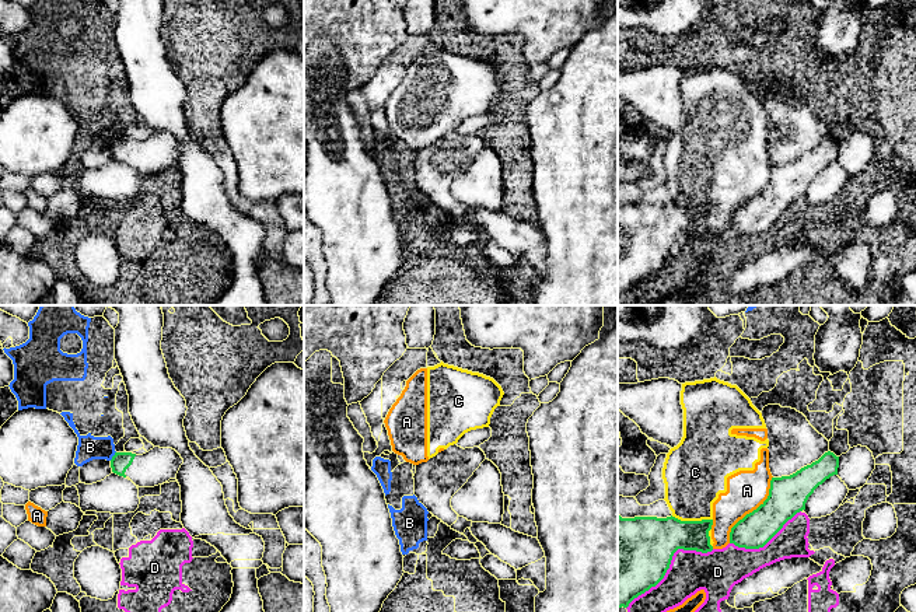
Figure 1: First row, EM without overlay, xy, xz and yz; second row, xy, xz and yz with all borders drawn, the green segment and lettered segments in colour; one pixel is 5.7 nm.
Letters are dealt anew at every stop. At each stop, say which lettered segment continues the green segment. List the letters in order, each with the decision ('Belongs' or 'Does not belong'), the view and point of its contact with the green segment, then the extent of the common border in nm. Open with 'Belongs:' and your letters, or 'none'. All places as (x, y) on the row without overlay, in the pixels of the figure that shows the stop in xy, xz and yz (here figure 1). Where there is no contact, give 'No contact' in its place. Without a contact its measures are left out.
Belongs: none
A: Does not belong. Touches green at yz (754, 196). Shared border 460 nm
B: Does not belong. Touches green at xy (114, 142). Shared border 70 nm
C: Does not belong. Touches green at yz (692, 207). Shared border 240 nm
D: Does not belong. Touches green at yz (670, 249). Shared border 600 nm

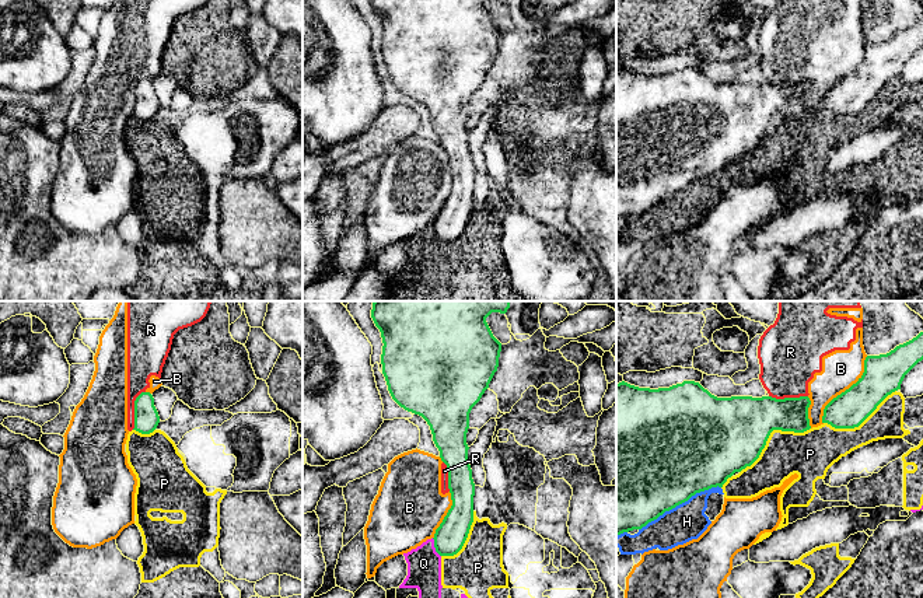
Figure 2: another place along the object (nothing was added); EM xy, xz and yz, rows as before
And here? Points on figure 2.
Belongs: none
B: Does not belong. Touches green at yz (846, 76). Shared border 460 nm
H: Does not belong. Touches green at yz (679, 189). Shared border 550 nm
P: Does not belong. Touches green at yz (769, 121). Shared border 480 nm
Q: Does not belong. Touches green at xz (434, 233). Shared border 120 nm
R: Does not belong. Touches green at xy (135, 95). Shared border 240 nm

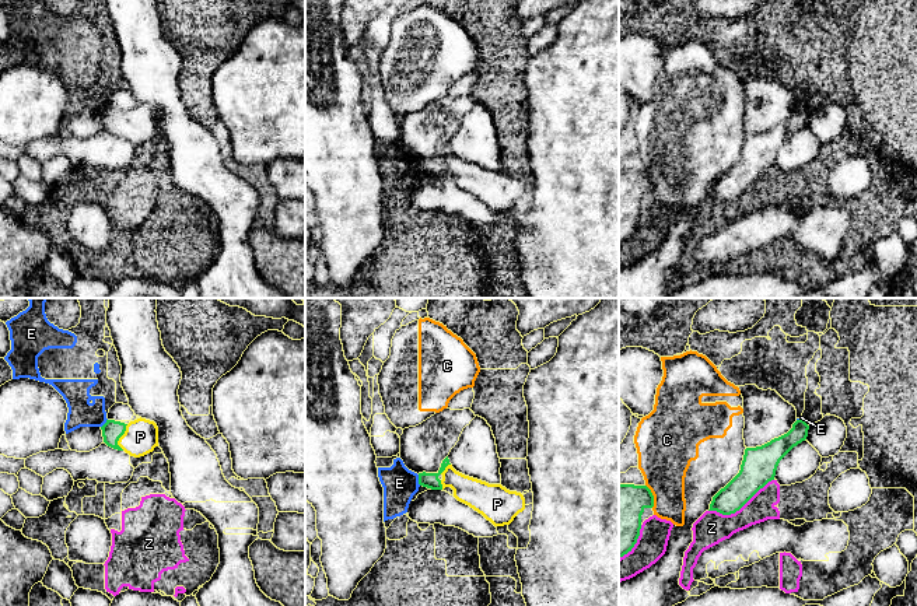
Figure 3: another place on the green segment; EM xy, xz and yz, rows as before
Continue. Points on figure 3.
Belongs: P
C: Does not belong. Touches green at yz (653, 182). Shared border 140 nm
E: Does not belong. Touches green at xz (419, 167). Shared border 70 nm
P: Belongs. Touches green at xy (121, 122). Shared border 160 nm
Z: Does not belong. Touches green at yz (741, 193). Shared border 420 nm

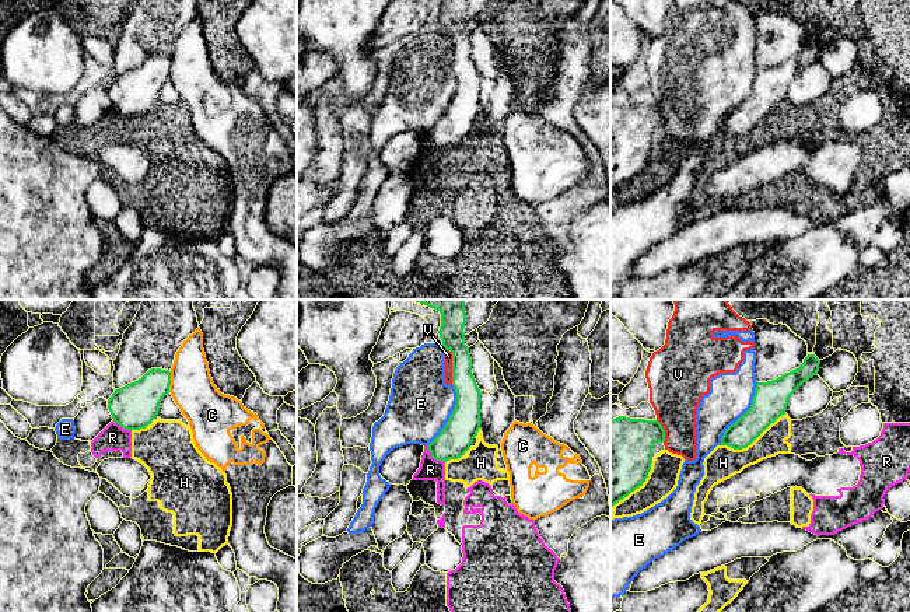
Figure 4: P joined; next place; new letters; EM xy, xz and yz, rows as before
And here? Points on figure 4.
Belongs: none
C: Does not belong. Touches green at xy (170, 67). Shared border 120 nm
E: Does not belong. Touches green at yz (744, 100). Shared border 420 nm
H: Does not belong. Touches green at yz (752, 128). Shared border 420 nm
R: Does not belong. Touches green at xz (433, 143). Shared border 140 nm
V: Does not belong. Touches green at xz (452, 52). Shared border 220 nm

